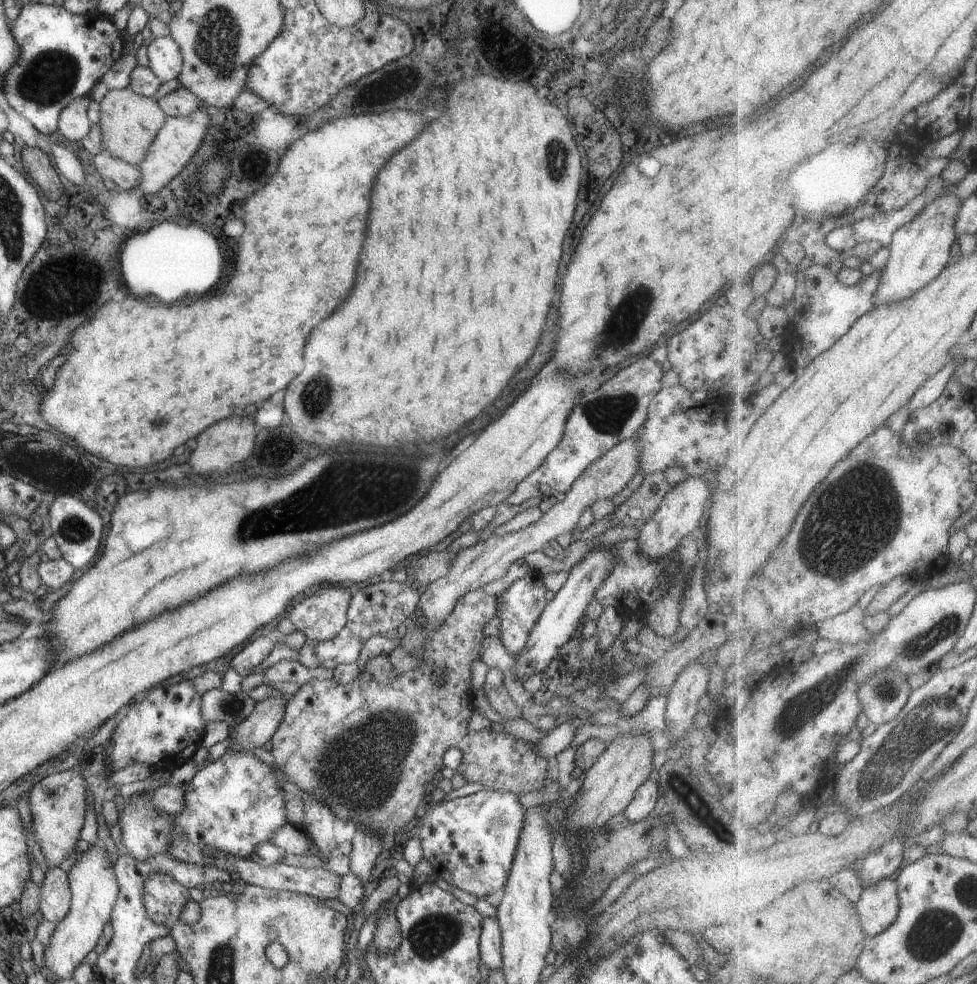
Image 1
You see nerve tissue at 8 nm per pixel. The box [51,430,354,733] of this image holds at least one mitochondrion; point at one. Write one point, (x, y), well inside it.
(74, 529)

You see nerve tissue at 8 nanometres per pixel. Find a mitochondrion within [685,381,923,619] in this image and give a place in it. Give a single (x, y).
(861, 512)

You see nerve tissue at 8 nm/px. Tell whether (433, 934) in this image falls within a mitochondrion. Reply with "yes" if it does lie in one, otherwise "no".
yes

